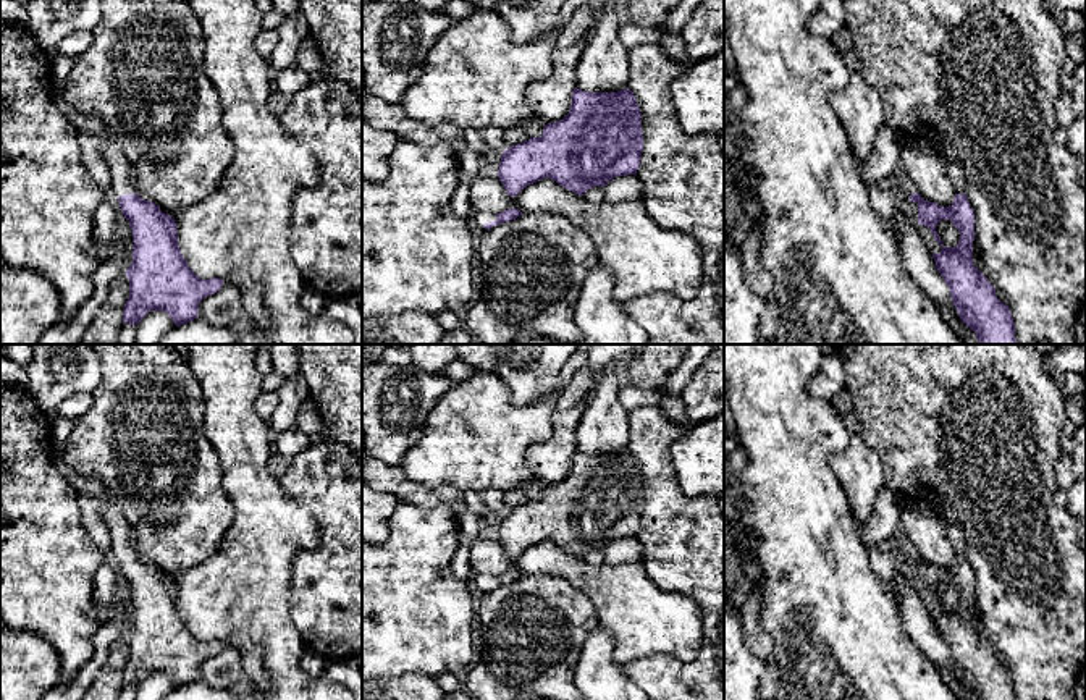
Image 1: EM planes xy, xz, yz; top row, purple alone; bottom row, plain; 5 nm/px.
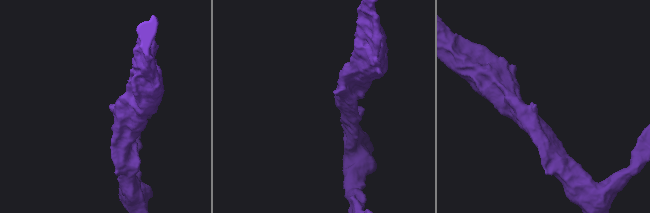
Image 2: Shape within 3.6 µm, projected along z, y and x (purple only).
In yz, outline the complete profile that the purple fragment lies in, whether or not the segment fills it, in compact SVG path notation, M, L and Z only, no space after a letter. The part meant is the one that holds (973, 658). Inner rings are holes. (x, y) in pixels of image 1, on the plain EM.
M949 525L945 527L945 532L955 553L955 561L949 569L924 563L918 555L910 558L910 563L918 566L918 585L928 588L936 603L942 608L939 616L932 614L936 630L950 652L952 664L960 682L976 695L976 700L1015 700L1015 684L1008 668L997 661L996 650L973 626L974 574L965 556L966 545L963 529L960 525ZM941 582L950 582L960 593L960 603L955 609L942 606L936 593Z

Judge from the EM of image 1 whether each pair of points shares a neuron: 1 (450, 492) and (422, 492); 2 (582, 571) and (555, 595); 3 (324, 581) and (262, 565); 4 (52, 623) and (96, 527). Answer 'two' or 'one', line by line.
1: one
2: two
3: two
4: two

